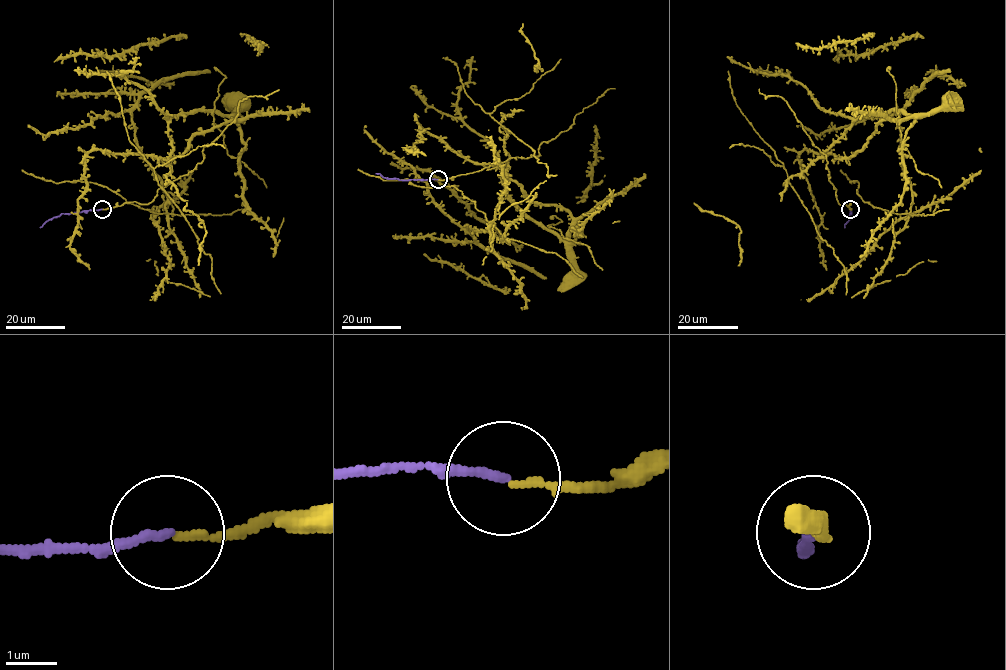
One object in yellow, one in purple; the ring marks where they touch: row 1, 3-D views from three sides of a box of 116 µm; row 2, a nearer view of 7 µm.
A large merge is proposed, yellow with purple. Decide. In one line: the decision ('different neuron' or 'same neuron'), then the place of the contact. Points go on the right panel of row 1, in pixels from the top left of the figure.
same neuron | (850, 209)

